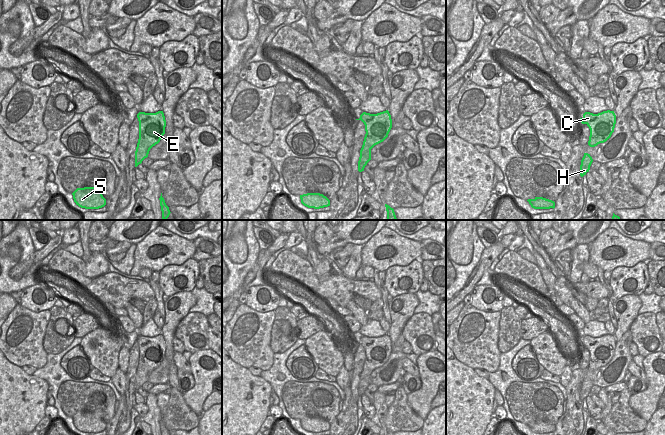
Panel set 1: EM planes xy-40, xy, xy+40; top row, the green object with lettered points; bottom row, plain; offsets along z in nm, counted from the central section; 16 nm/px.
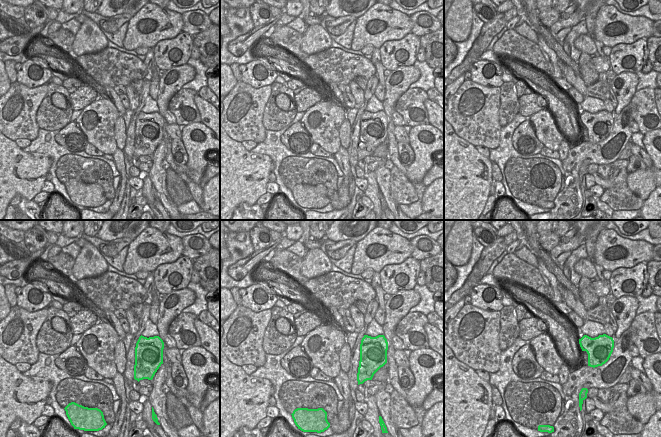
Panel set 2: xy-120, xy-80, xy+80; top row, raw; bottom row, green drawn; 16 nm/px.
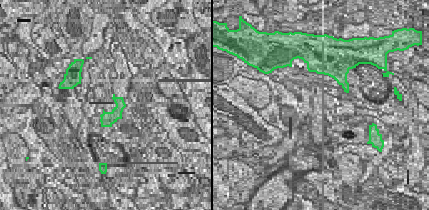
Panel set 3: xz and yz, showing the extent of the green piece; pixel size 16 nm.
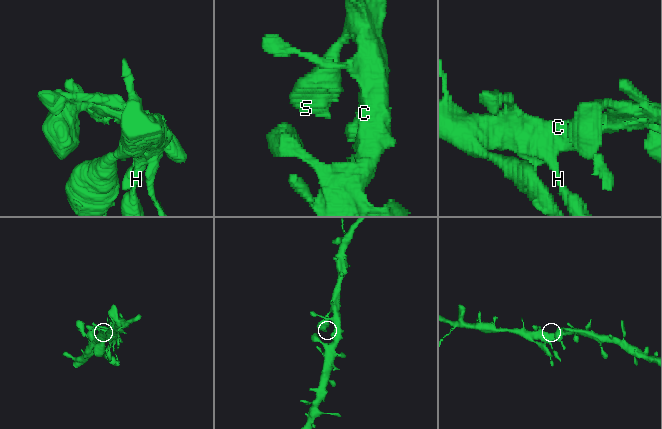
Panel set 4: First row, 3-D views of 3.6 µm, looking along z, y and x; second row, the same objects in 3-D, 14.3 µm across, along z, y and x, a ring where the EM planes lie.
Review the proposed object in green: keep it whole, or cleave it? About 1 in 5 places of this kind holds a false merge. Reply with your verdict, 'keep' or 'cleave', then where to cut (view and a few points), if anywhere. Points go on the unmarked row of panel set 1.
keep | no cut

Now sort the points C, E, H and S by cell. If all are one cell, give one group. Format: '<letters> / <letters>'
C E H S

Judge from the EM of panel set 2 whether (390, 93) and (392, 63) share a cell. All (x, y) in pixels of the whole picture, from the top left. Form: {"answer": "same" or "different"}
{"answer": "different"}

